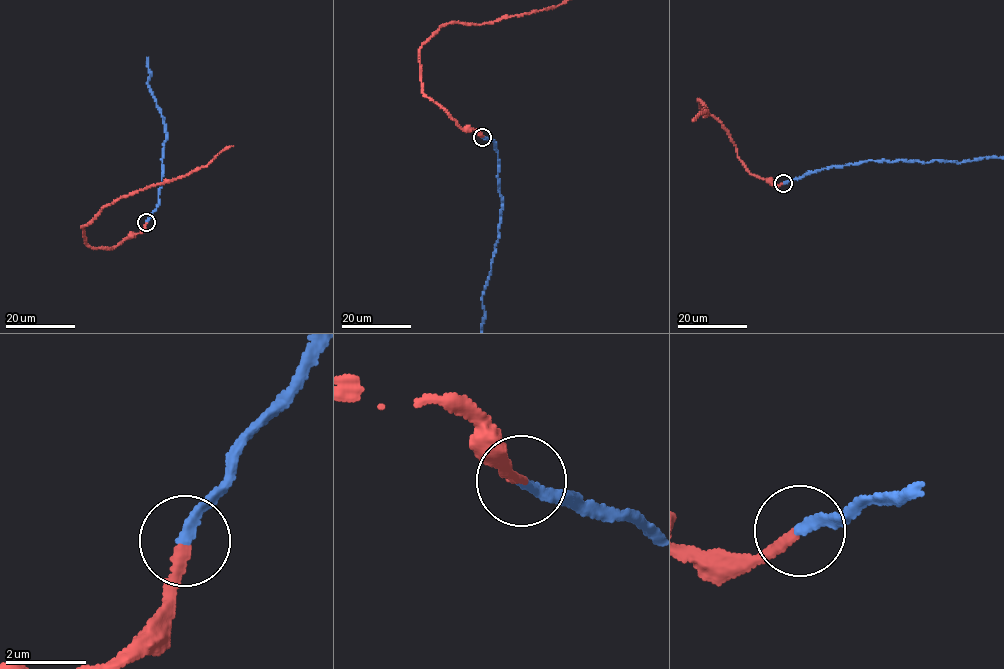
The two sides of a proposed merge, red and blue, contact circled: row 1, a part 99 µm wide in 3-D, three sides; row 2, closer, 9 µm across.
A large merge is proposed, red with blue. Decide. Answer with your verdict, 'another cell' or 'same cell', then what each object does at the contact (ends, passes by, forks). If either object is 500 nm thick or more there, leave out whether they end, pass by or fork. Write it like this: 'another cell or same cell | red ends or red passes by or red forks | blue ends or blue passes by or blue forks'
same cell | red ends | blue ends

